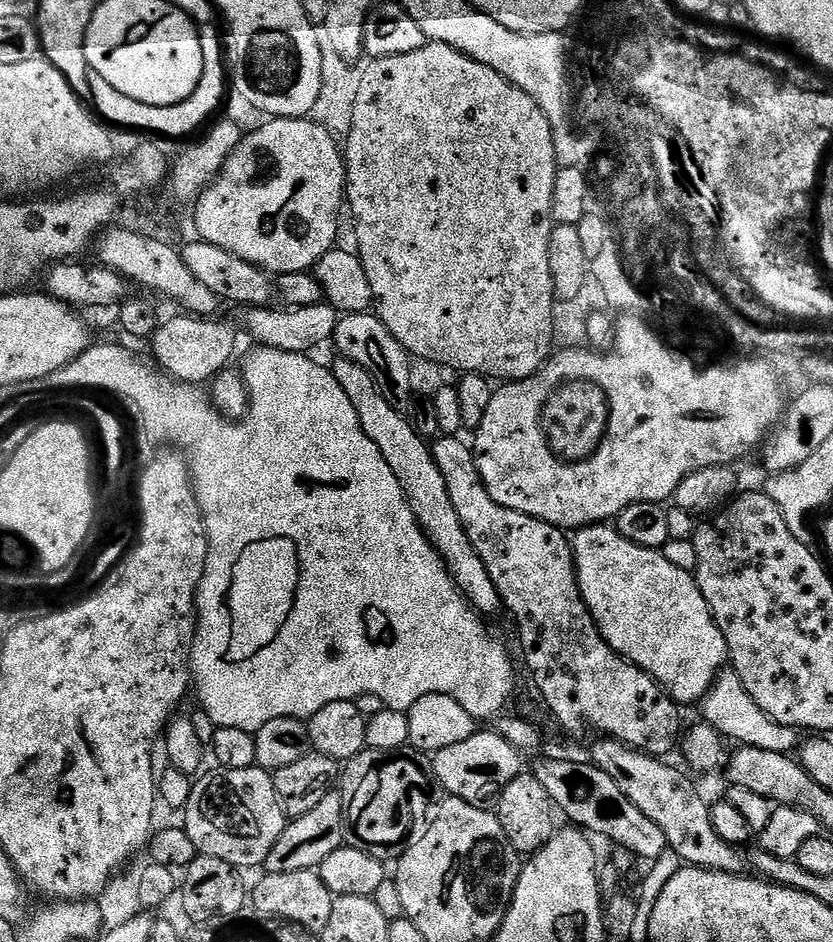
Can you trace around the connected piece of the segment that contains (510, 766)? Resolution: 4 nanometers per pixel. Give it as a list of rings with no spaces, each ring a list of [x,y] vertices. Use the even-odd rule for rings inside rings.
[[[478,730],[466,741],[440,749],[431,757],[434,770],[438,774],[438,782],[442,782],[448,796],[456,796],[462,802],[481,806],[495,801],[500,791],[520,775],[520,760],[521,753],[517,752],[514,746],[510,746],[510,742],[506,742],[506,738],[499,736],[495,730]]]

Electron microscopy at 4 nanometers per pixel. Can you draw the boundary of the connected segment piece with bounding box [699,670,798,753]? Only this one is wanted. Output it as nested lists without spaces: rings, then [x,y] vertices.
[[[725,670],[717,676],[716,683],[704,695],[699,708],[701,714],[704,715],[701,716],[703,723],[713,726],[729,741],[737,740],[735,742],[737,745],[787,753],[791,753],[797,747],[797,729],[784,728],[780,724],[775,724],[766,714],[762,714],[762,710],[758,710],[758,705],[754,703],[754,698],[746,694],[746,686],[742,686],[738,674],[731,670]]]

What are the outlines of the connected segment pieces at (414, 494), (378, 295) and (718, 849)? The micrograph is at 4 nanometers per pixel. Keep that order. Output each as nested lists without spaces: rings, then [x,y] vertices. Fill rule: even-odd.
[[[336,358],[336,361],[331,361],[330,367],[334,378],[338,378],[338,386],[346,390],[346,398],[350,398],[350,406],[354,406],[358,422],[362,422],[362,430],[366,430],[370,442],[378,446],[390,470],[394,470],[406,494],[408,505],[420,521],[420,529],[427,534],[429,542],[440,551],[448,571],[452,573],[453,580],[460,585],[461,592],[468,597],[469,604],[481,617],[492,618],[496,611],[501,611],[500,595],[482,558],[478,558],[478,550],[474,550],[462,526],[462,518],[458,518],[458,510],[454,510],[454,502],[446,490],[446,478],[442,478],[442,470],[438,470],[438,462],[434,458],[429,441],[416,431],[415,424],[401,409],[386,402],[374,374],[370,374],[366,366],[358,366],[358,362],[353,360]]]
[[[425,42],[422,46],[422,50],[414,50],[414,54],[398,54],[390,58],[368,60],[365,65],[364,70],[362,69],[359,73],[360,81],[358,82],[358,94],[354,102],[353,112],[350,115],[350,127],[346,133],[348,148],[346,144],[346,147],[343,149],[343,154],[344,162],[348,170],[346,203],[353,207],[353,218],[351,223],[356,227],[356,234],[354,237],[354,243],[356,243],[356,245],[354,245],[354,248],[360,257],[362,266],[366,270],[366,278],[370,278],[375,315],[379,316],[380,320],[386,326],[386,330],[390,330],[390,334],[394,334],[394,338],[398,338],[398,342],[402,342],[402,346],[407,350],[408,355],[415,359],[428,359],[430,362],[442,363],[448,367],[454,368],[456,372],[460,374],[479,372],[480,375],[489,377],[496,382],[511,382],[513,380],[525,380],[526,378],[530,378],[540,368],[543,368],[553,355],[553,336],[555,334],[554,314],[558,303],[554,278],[550,274],[550,234],[554,227],[552,203],[554,202],[554,178],[558,171],[558,165],[556,163],[554,134],[550,130],[550,122],[546,118],[546,114],[542,114],[538,102],[534,102],[534,98],[530,98],[530,94],[518,90],[518,86],[516,84],[511,84],[502,74],[498,74],[498,70],[494,70],[490,66],[486,66],[482,62],[478,62],[474,58],[470,58],[458,50],[454,50],[454,46]]]
[[[600,738],[597,741],[592,748],[591,763],[606,770],[606,774],[610,774],[614,782],[618,782],[622,794],[626,794],[626,798],[630,798],[630,802],[634,802],[634,806],[638,806],[638,810],[642,810],[642,814],[651,818],[654,826],[658,826],[662,834],[666,834],[669,849],[677,852],[685,865],[733,874],[749,871],[750,865],[745,855],[737,847],[722,842],[718,834],[714,834],[709,801],[700,797],[699,790],[692,785],[693,777],[687,771],[679,772],[674,765],[664,764],[668,762],[663,759],[648,756],[620,740]]]

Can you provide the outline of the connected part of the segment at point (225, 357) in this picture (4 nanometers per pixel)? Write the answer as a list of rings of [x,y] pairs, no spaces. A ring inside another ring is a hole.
[[[179,315],[165,319],[150,338],[156,362],[167,375],[181,383],[197,386],[209,383],[229,365],[227,363],[238,342],[238,330],[232,323],[222,322],[220,318]]]

